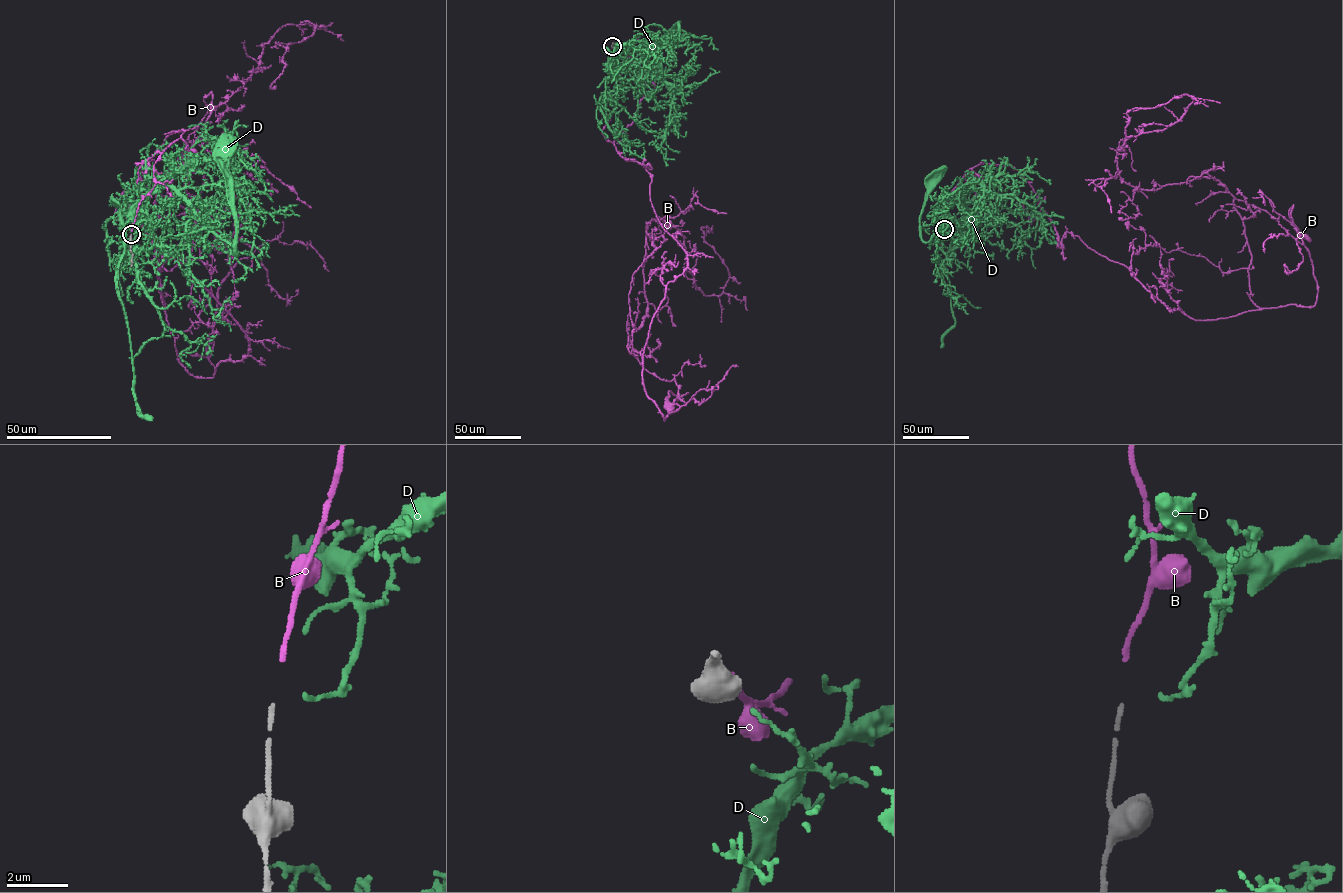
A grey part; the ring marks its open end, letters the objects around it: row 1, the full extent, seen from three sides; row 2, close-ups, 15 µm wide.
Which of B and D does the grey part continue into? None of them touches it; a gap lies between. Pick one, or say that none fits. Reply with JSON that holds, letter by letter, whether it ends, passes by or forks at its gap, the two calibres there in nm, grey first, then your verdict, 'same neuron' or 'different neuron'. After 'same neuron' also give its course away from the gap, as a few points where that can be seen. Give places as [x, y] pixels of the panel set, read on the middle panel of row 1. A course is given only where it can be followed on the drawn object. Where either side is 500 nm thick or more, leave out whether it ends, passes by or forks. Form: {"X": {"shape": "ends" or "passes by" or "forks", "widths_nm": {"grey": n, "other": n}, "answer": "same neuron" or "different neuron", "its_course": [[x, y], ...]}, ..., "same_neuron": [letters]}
{"B": {"shape": "ends", "widths_nm": {"grey": 120, "other": 140}, "answer": "same neuron", "its_course": [[613, 46], [646, 82], [614, 145], [687, 254], [644, 351], [665, 420], [688, 393], [669, 407]]}, "D": {"shape": "ends", "widths_nm": {"grey": 120, "other": 120}, "answer": "different neuron"}, "same_neuron": ["B"]}

